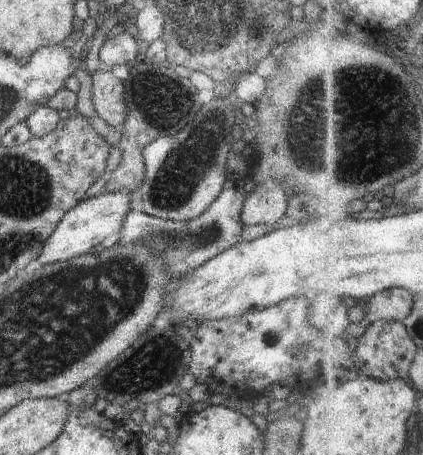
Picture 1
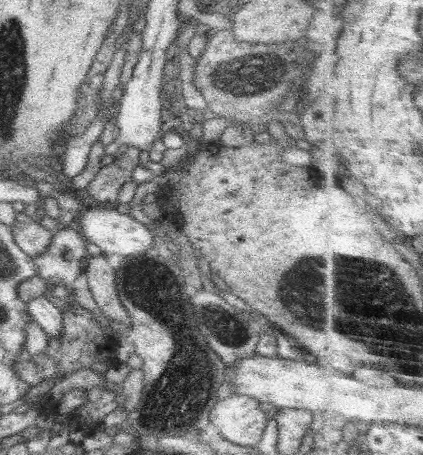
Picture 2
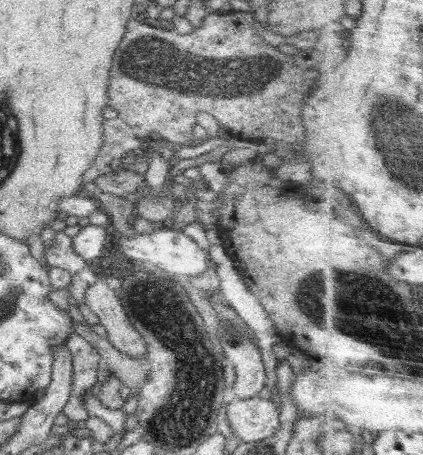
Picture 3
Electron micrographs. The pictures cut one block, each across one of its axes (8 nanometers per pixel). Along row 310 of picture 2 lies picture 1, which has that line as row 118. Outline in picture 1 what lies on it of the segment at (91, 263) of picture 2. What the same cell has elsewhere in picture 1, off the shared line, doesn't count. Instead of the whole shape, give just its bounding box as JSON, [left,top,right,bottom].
[91,68,128,131]

